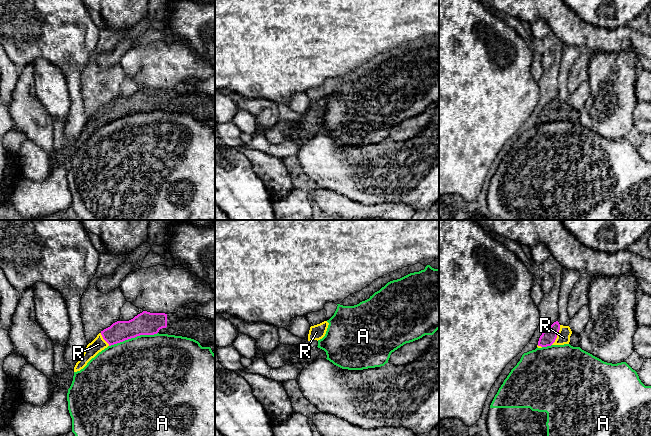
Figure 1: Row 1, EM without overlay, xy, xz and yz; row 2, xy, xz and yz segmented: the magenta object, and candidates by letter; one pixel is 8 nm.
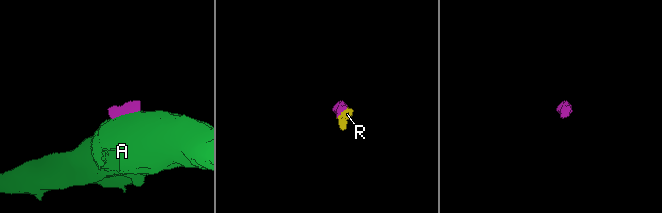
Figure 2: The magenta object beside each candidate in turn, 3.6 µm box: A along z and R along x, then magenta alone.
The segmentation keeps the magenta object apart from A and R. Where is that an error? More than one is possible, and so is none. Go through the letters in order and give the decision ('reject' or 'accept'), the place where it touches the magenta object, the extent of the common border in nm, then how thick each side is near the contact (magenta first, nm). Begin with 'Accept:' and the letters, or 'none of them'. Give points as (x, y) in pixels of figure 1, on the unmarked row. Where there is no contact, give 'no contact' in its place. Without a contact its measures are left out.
Accept: R
A: reject | xy (133, 113) | 400 nm | 190/500 nm
R: accept | yz (556, 111) | 180 nm | 120/110 nm

